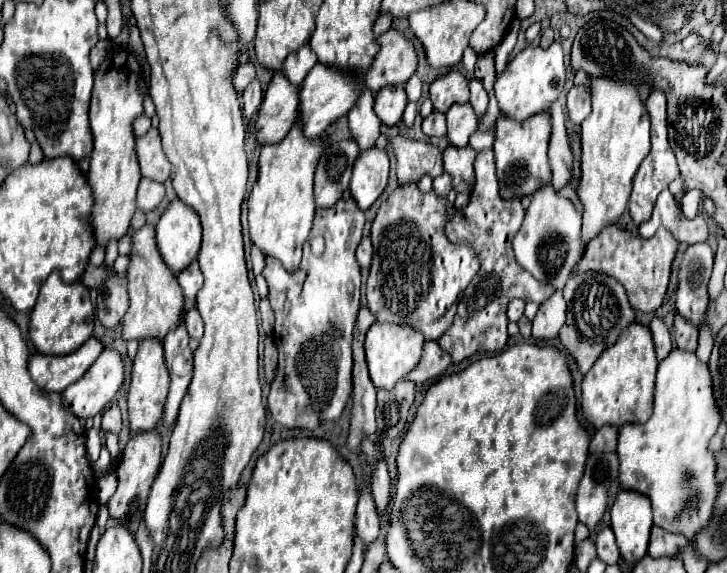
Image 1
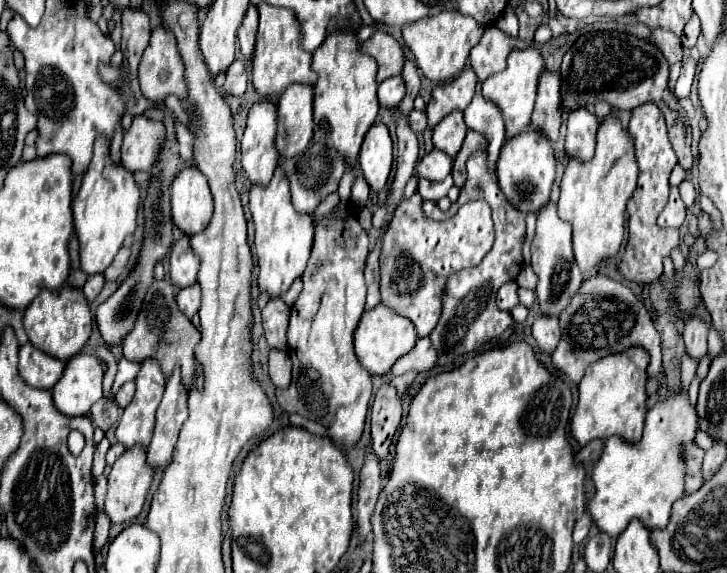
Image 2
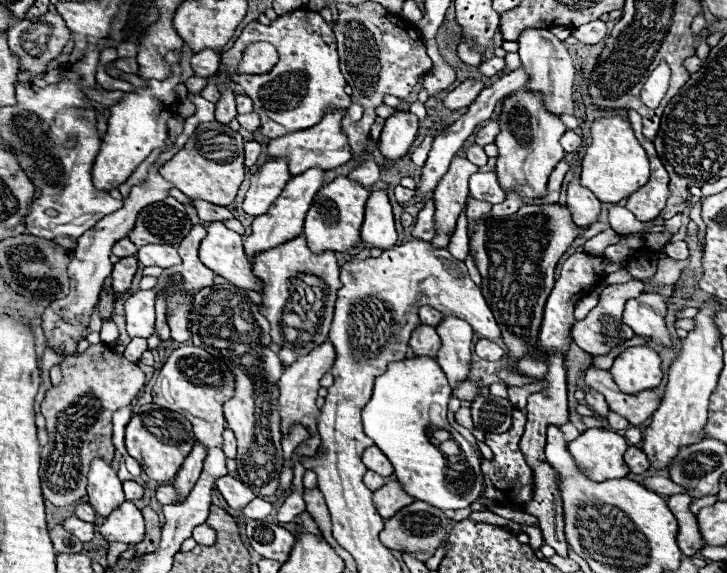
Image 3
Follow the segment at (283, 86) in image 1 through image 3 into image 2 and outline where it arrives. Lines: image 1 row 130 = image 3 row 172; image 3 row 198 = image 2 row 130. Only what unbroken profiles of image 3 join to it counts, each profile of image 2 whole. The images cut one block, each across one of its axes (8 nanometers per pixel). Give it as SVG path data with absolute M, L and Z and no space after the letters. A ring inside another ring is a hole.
M258 102L252 106L242 136L242 168L252 184L268 184L278 166L276 138L276 104Z

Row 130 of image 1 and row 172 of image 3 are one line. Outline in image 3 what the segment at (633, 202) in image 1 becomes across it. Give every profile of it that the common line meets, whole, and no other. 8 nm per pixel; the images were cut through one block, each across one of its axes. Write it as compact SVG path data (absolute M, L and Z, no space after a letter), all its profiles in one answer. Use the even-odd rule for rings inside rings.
M630 110L628 112L628 122L632 124L632 130L634 130L636 138L640 140L640 144L644 146L644 150L648 154L652 176L650 176L650 180L638 192L634 192L628 198L626 208L640 222L650 222L650 220L654 220L654 218L660 216L660 212L664 210L666 200L670 196L670 190L668 190L668 172L664 170L664 164L660 162L660 158L658 158L658 154L654 150L654 144L648 142L642 136L642 118L640 118L640 114L634 112L634 110Z

